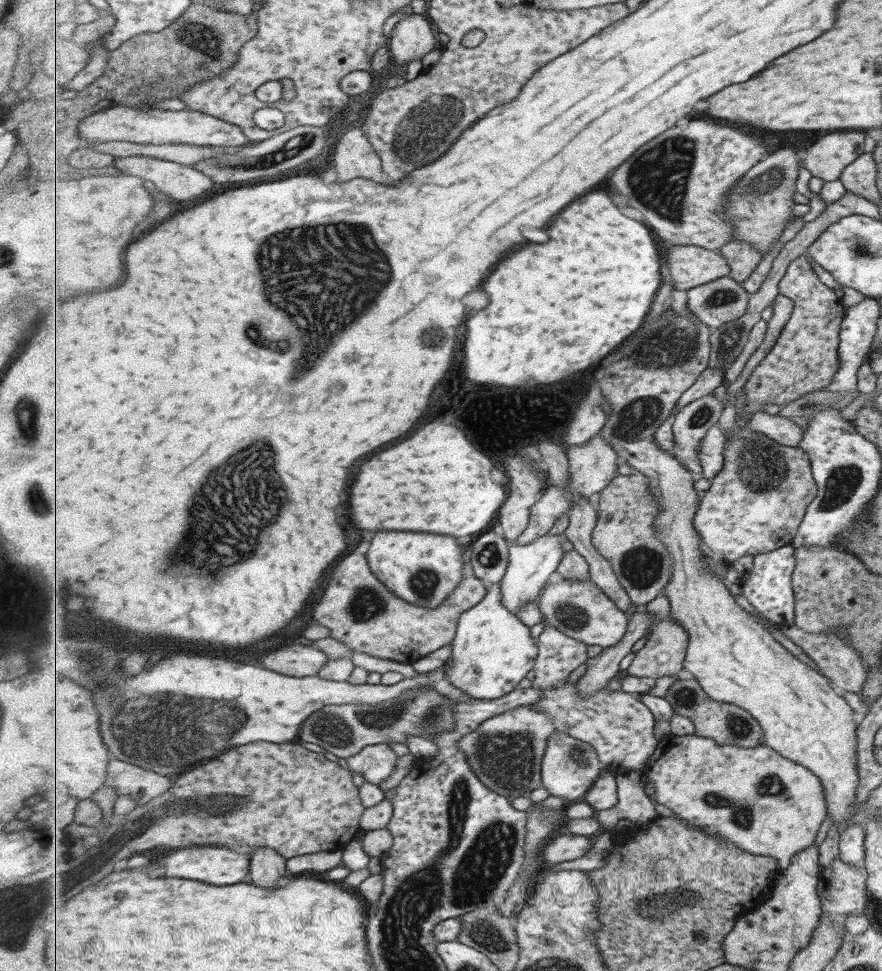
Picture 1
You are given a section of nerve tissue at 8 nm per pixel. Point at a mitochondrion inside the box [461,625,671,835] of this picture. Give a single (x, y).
(506, 758)

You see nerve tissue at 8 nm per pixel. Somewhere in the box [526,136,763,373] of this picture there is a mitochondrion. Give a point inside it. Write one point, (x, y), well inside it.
(728, 340)

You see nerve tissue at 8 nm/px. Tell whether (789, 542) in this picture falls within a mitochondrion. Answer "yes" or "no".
no

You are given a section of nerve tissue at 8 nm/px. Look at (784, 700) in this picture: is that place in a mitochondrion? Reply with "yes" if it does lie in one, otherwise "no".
no

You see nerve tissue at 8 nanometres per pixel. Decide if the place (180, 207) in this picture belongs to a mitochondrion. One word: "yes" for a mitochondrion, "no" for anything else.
no

